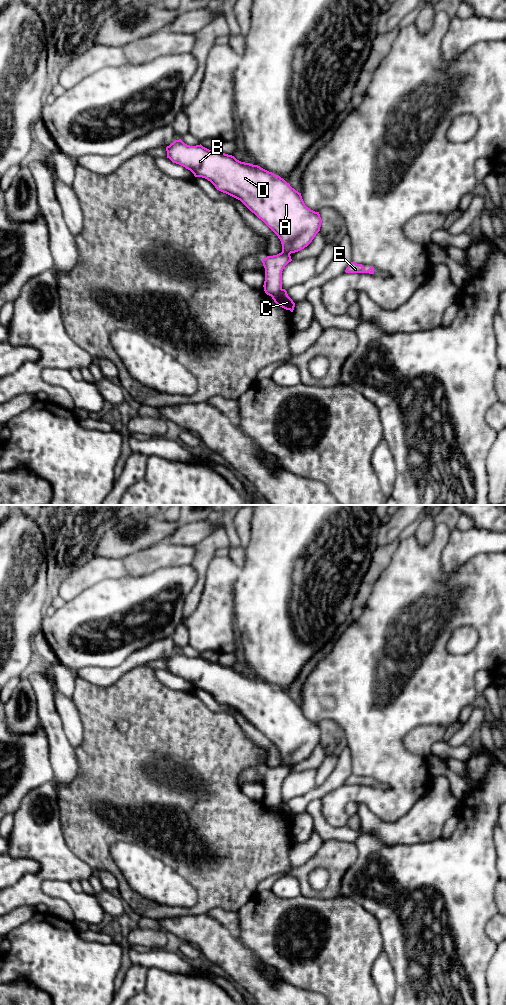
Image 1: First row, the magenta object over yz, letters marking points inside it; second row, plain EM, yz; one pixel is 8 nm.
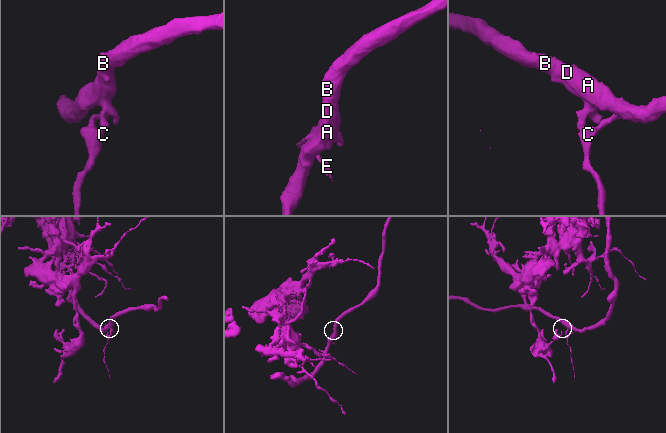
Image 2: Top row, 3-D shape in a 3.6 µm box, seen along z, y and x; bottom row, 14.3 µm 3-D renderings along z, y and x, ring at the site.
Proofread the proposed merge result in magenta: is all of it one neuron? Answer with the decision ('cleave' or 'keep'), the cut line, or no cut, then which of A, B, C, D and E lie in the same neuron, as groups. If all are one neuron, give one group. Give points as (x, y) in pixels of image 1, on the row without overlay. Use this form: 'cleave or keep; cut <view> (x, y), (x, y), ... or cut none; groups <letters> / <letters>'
cleave; cut yz (282, 801), (271, 808); groups A B D / C E

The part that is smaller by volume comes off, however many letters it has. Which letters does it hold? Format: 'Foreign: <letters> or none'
Foreign: C, E

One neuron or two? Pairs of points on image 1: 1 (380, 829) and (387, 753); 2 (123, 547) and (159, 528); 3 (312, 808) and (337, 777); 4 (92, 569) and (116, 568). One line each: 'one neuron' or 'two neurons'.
1: two neurons
2: one neuron
3: two neurons
4: one neuron

